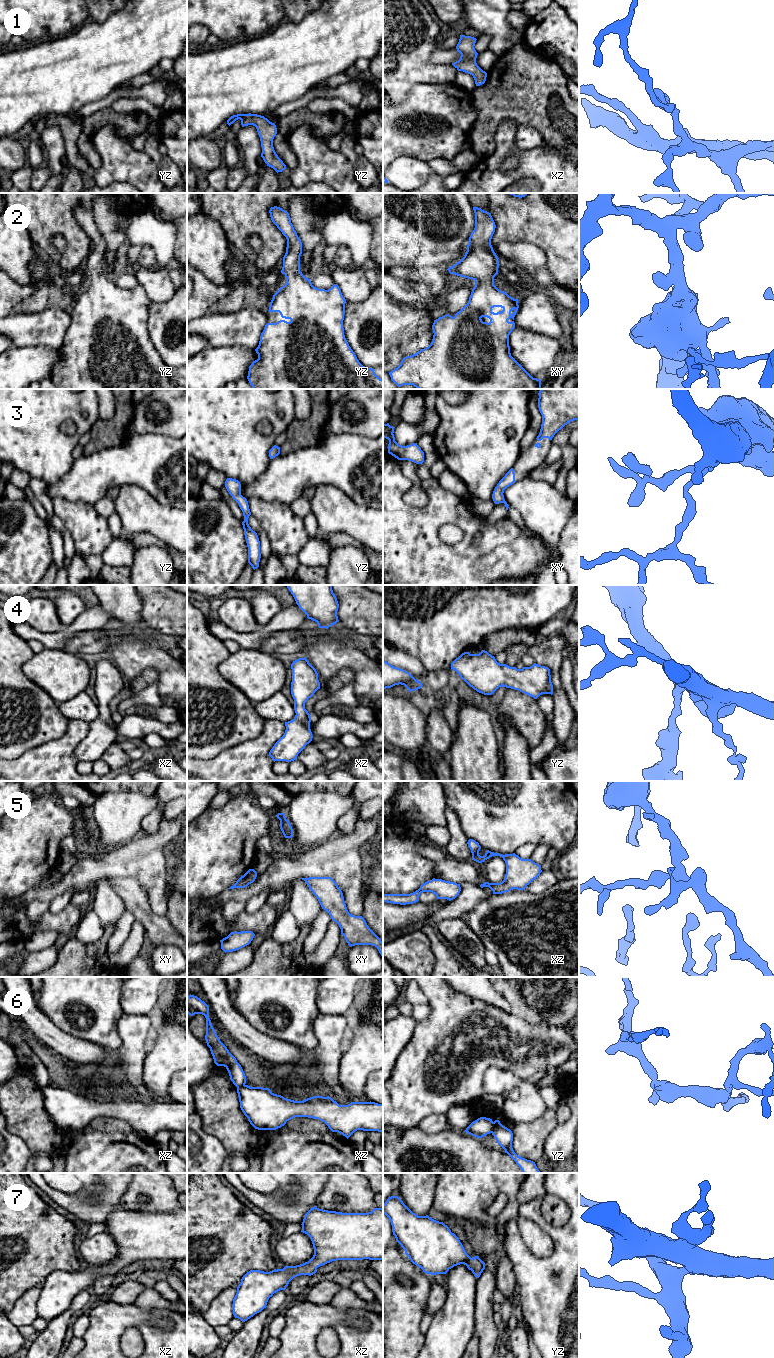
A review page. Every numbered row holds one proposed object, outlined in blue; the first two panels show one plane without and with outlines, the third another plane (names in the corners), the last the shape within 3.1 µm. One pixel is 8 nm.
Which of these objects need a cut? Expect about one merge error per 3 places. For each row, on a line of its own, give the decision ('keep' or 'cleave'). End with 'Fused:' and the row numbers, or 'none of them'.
1: keep
2: keep
3: keep
4: keep
5: keep
6: cleave
7: keep
Fused: 6

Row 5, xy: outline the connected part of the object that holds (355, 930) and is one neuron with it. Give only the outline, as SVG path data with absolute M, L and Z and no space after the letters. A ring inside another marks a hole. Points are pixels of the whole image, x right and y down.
M331 877L300 879L306 882L322 909L329 913L332 921L339 925L341 934L350 947L372 945L378 949L383 958L383 942L369 928L362 916L355 916L348 912L343 893Z

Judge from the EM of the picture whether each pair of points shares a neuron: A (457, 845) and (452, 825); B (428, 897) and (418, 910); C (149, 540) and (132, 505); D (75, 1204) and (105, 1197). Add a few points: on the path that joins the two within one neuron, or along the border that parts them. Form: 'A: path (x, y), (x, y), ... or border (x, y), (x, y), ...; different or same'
A: path (457, 840), (455, 830); same
B: border (436, 898), (428, 903), (419, 901); different
C: border (125, 533), (150, 532), (165, 545); different
D: path (82, 1204), (98, 1204); same

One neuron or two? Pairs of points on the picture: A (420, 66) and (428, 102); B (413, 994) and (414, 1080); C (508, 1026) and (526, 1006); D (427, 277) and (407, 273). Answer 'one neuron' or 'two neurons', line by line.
A: two neurons
B: two neurons
C: two neurons
D: one neuron

